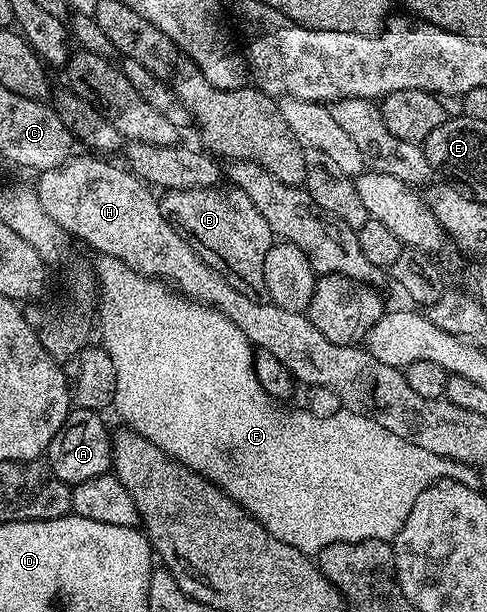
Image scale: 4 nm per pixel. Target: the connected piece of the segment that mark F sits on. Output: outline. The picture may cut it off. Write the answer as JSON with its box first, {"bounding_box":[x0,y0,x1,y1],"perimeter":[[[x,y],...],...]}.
{"bounding_box":[95,255,471,553],"perimeter":[[[102,255],[96,261],[98,263],[95,263],[95,274],[101,300],[97,303],[95,323],[99,328],[99,335],[101,331],[100,346],[105,348],[107,357],[111,357],[111,365],[115,365],[115,397],[112,406],[117,407],[118,413],[121,414],[120,422],[135,433],[147,437],[151,445],[159,445],[159,449],[163,449],[175,461],[187,465],[195,473],[209,479],[220,491],[226,491],[246,513],[255,516],[272,535],[279,537],[279,541],[306,553],[319,552],[327,545],[354,543],[364,539],[392,541],[399,533],[399,529],[403,529],[403,521],[407,521],[407,513],[411,513],[423,489],[441,482],[442,479],[464,480],[465,474],[471,471],[470,464],[448,459],[439,453],[431,453],[428,449],[419,449],[419,445],[411,445],[411,441],[395,437],[395,433],[383,429],[383,425],[354,411],[337,409],[334,415],[312,415],[309,411],[280,411],[277,408],[280,406],[275,405],[274,400],[270,399],[268,393],[259,385],[259,377],[255,377],[253,368],[255,348],[243,333],[243,329],[235,325],[235,321],[219,313],[214,307],[186,299],[184,295],[174,291],[168,283],[141,275],[115,257]]]}

